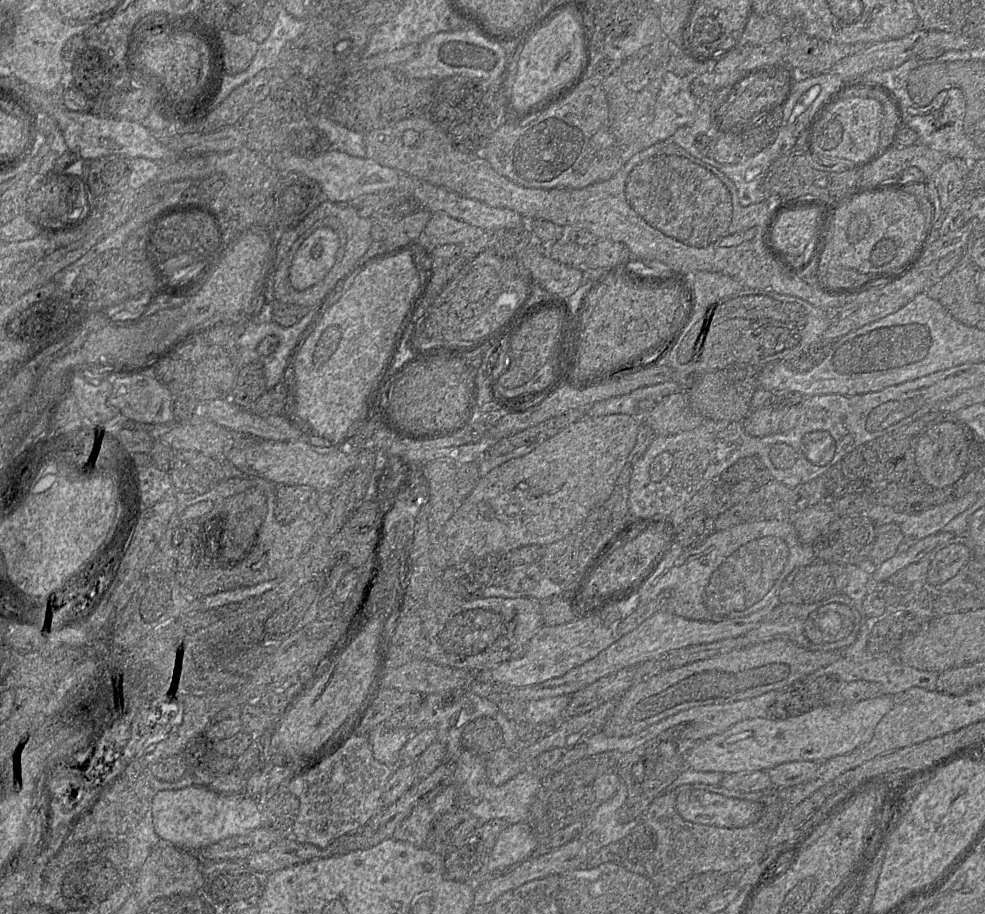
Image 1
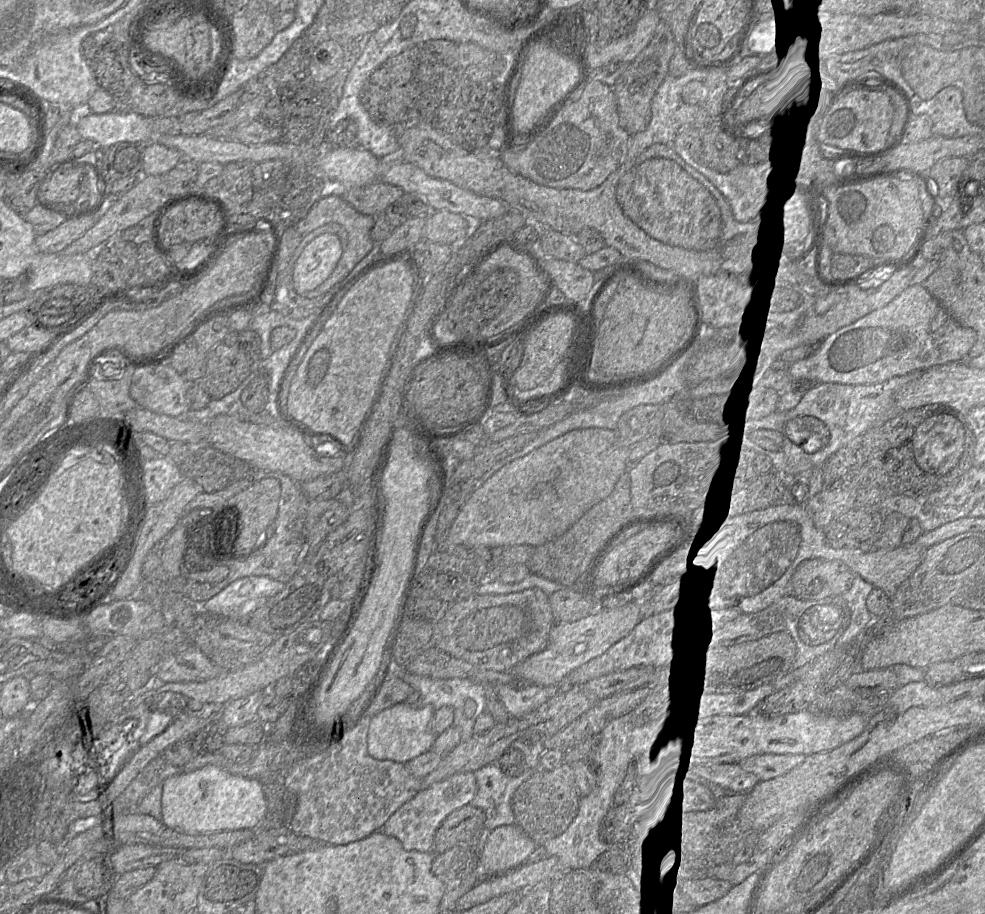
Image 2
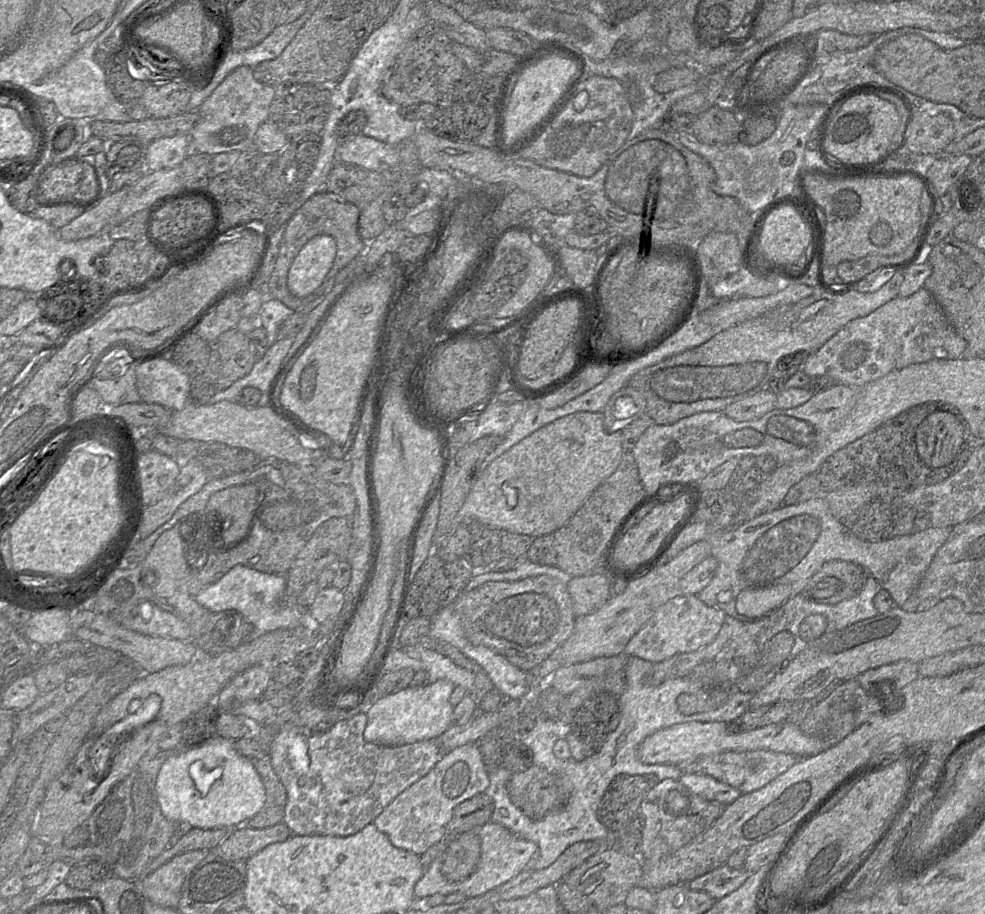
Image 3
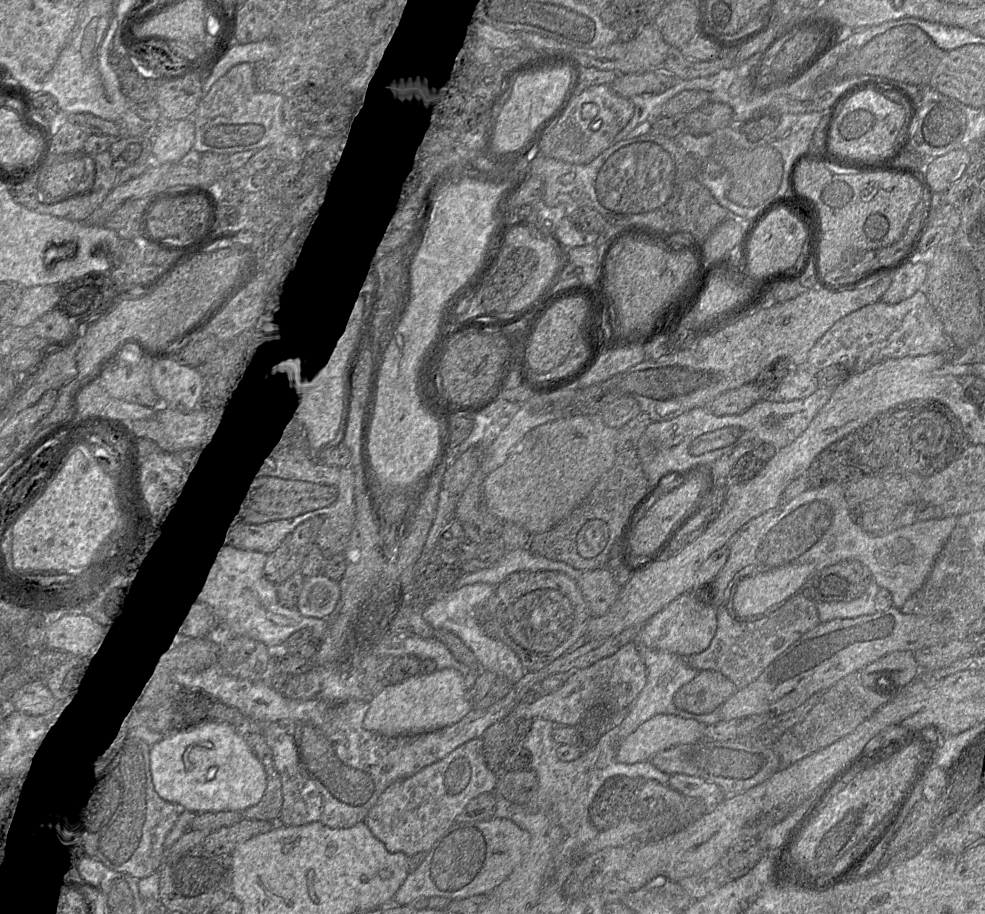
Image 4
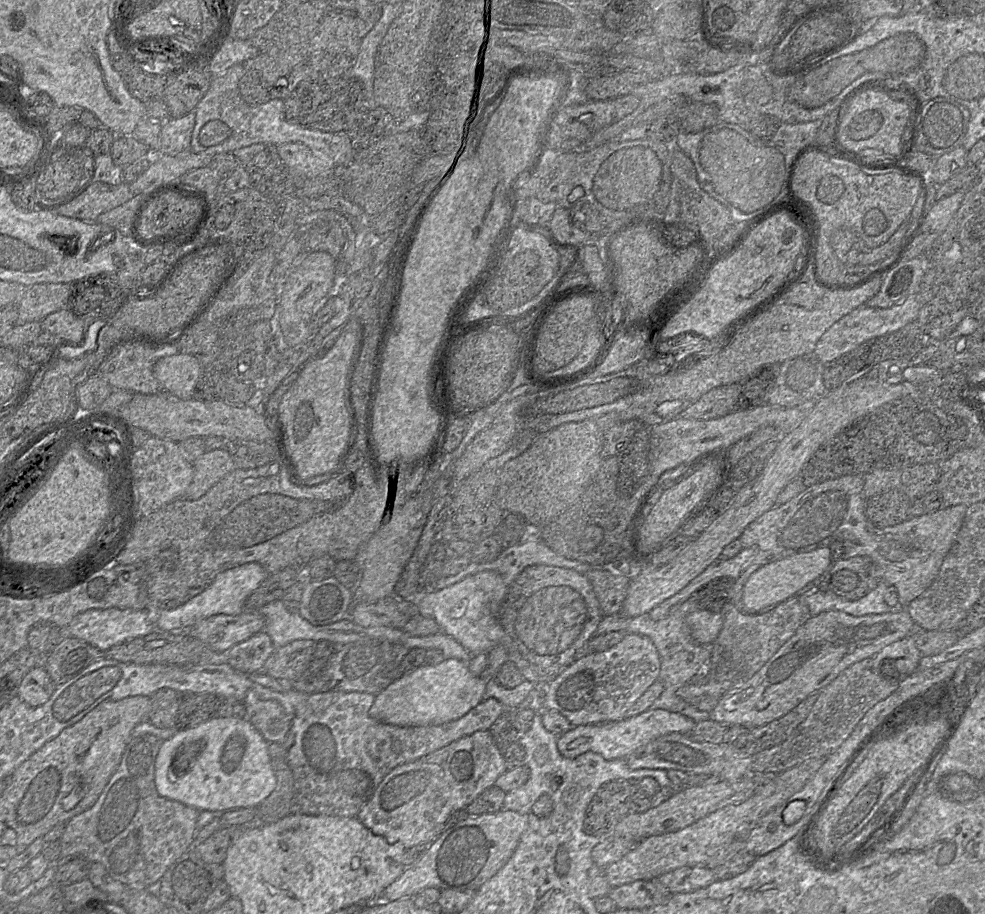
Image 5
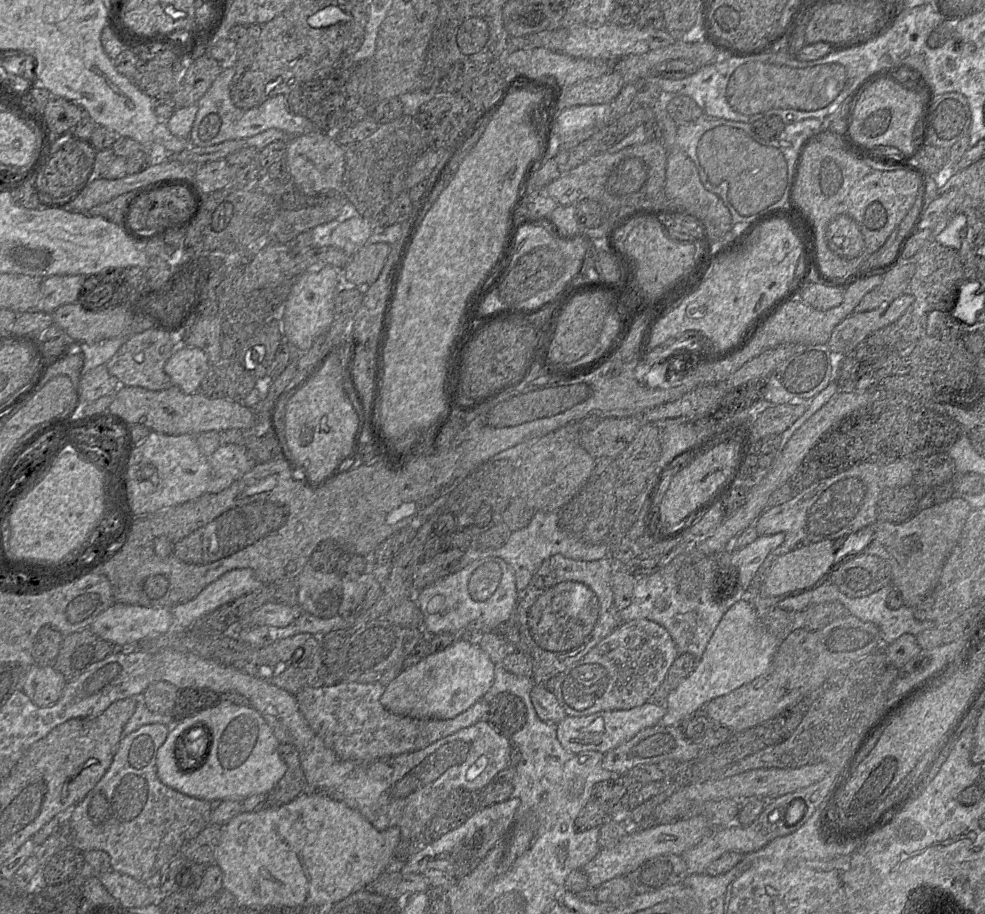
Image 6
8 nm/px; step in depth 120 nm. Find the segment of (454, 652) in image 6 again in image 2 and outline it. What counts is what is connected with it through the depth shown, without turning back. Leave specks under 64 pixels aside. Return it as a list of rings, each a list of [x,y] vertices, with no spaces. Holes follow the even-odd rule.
[[[405,703],[385,709],[371,718],[367,734],[368,753],[377,760],[391,760],[405,764],[431,750],[436,736],[431,731],[435,709],[431,706],[409,707]]]

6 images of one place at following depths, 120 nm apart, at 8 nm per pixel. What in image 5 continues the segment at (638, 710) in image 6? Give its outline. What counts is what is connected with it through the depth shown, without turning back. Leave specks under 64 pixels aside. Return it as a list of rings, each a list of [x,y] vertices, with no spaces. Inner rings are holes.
[[[648,709],[619,721],[575,726],[558,738],[557,748],[565,758],[575,758],[587,751],[592,751],[606,760],[625,759],[636,749],[659,736],[673,732],[687,734],[695,724],[680,713],[664,709]]]

